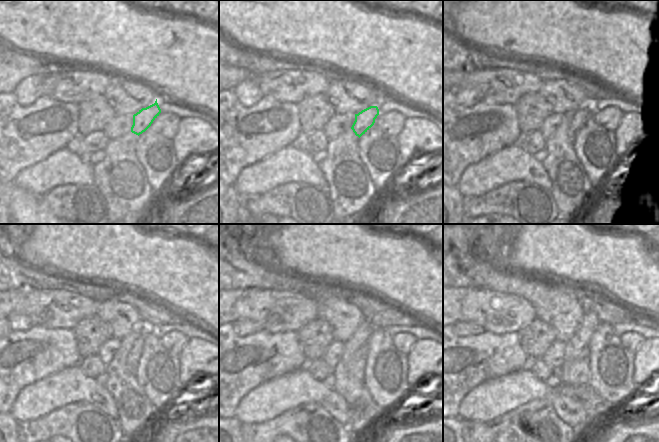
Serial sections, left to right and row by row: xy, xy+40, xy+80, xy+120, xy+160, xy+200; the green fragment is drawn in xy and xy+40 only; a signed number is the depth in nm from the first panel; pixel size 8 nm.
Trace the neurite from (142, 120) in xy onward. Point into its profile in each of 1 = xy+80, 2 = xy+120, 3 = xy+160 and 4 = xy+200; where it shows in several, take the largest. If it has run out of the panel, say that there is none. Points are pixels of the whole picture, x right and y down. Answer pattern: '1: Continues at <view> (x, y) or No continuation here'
1: Continues at xy+80 (580, 116)
2: Continues at xy+120 (134, 354)
3: Continues at xy+160 (357, 363)
4: Continues at xy+200 (576, 372)

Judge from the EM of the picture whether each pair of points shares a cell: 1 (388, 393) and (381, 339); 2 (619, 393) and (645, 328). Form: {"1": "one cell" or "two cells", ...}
{"1": "one cell", "2": "two cells"}

